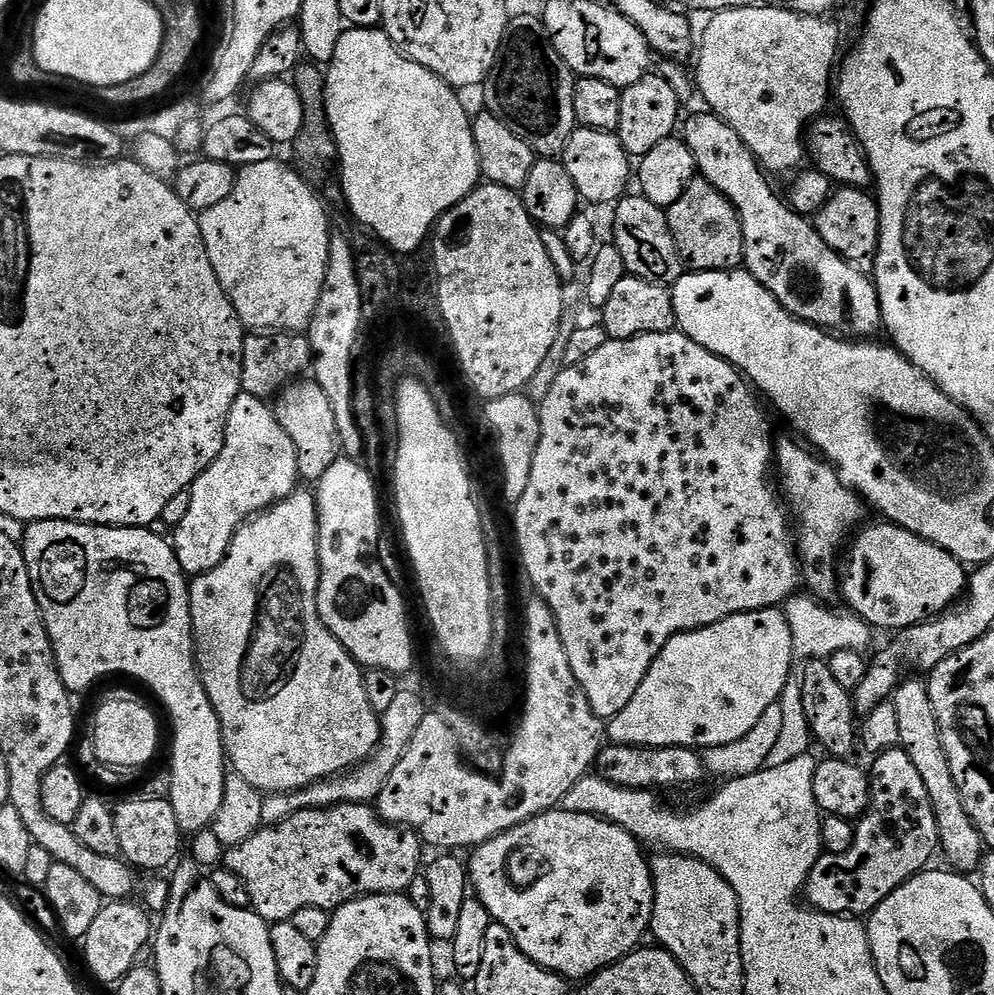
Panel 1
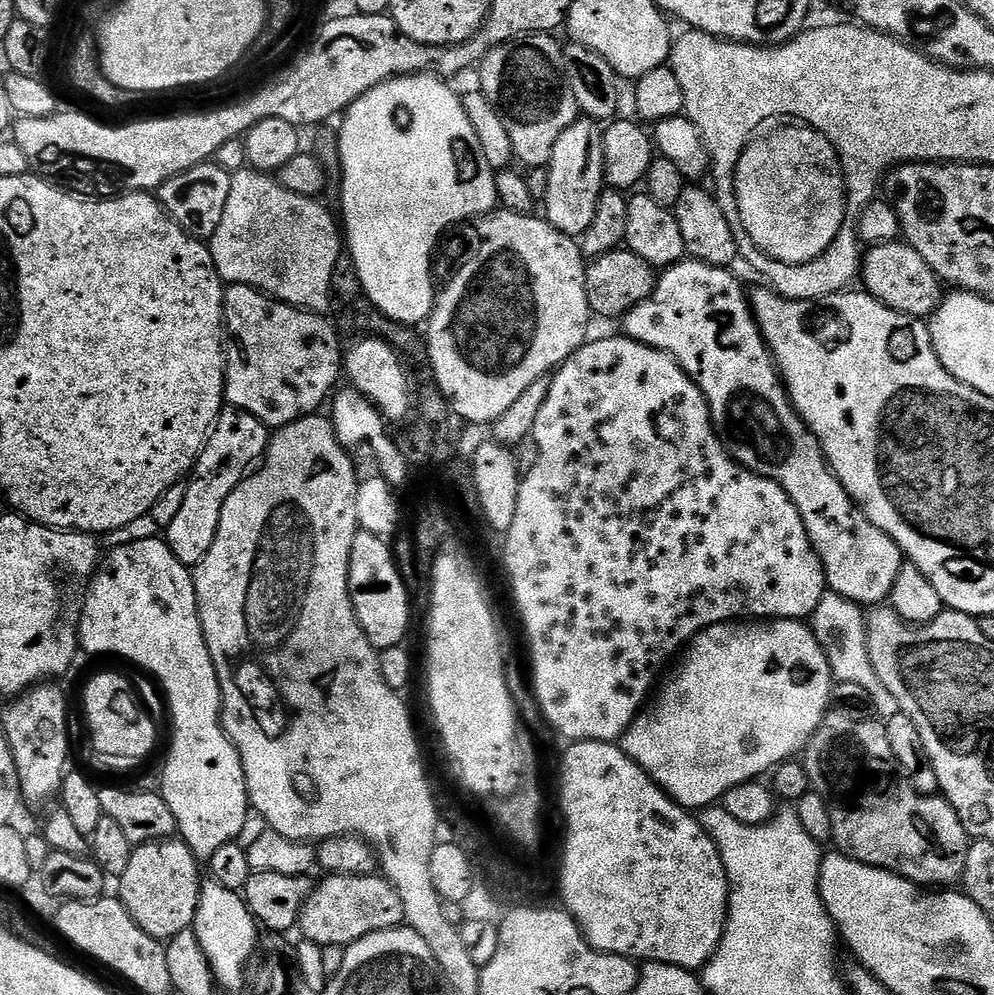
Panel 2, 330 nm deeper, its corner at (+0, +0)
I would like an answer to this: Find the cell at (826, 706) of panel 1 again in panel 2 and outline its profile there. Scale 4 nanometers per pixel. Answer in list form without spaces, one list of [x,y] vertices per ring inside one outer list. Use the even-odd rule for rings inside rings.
[[[835,710],[829,711],[820,725],[816,727],[816,733],[809,738],[808,747],[805,748],[802,753],[802,763],[808,775],[808,783],[811,791],[817,792],[828,804],[828,809],[830,810],[830,826],[832,827],[832,840],[834,844],[840,847],[837,849],[839,849],[843,855],[849,856],[851,860],[857,860],[858,862],[869,864],[875,868],[885,868],[887,872],[892,872],[895,876],[901,876],[921,886],[952,886],[955,885],[952,884],[955,880],[957,883],[957,881],[963,877],[964,867],[966,866],[966,854],[968,853],[970,843],[968,831],[962,826],[958,814],[954,814],[954,806],[950,806],[950,802],[945,800],[943,796],[939,794],[933,794],[929,797],[920,796],[912,789],[911,783],[905,782],[897,775],[898,765],[894,754],[890,750],[890,738],[886,738],[884,724],[881,723],[879,719],[869,718],[866,720],[855,720],[846,714],[838,714]]]

